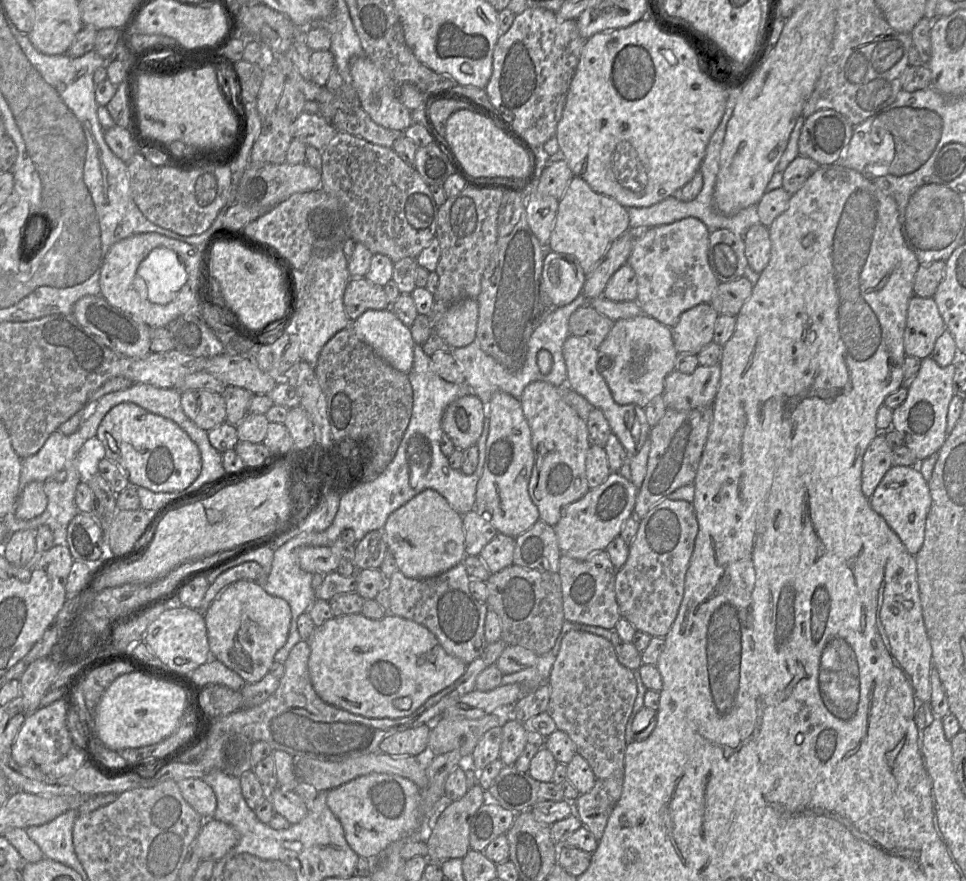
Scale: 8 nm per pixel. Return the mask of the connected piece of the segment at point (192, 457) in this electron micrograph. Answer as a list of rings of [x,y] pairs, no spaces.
[[[123,402],[111,408],[100,422],[96,437],[104,446],[105,458],[122,470],[130,485],[145,487],[152,492],[179,492],[189,487],[201,472],[200,451],[189,435],[174,421],[135,403]]]

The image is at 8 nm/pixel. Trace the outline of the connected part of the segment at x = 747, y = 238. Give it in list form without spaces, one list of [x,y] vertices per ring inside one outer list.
[[[762,224],[752,226],[744,235],[743,241],[748,266],[760,274],[768,265],[771,257],[771,240],[768,228]]]

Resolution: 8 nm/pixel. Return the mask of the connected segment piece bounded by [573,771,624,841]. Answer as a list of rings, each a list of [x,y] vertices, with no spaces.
[[[623,771],[620,776],[596,779],[594,787],[580,794],[573,803],[575,814],[597,841],[603,836],[608,818],[621,796],[623,781]]]

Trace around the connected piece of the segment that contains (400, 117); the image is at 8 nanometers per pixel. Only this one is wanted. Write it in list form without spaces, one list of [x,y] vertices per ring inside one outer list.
[[[353,56],[349,62],[350,81],[355,88],[361,107],[371,119],[385,128],[405,131],[412,123],[411,111],[398,99],[398,86],[367,56]]]

